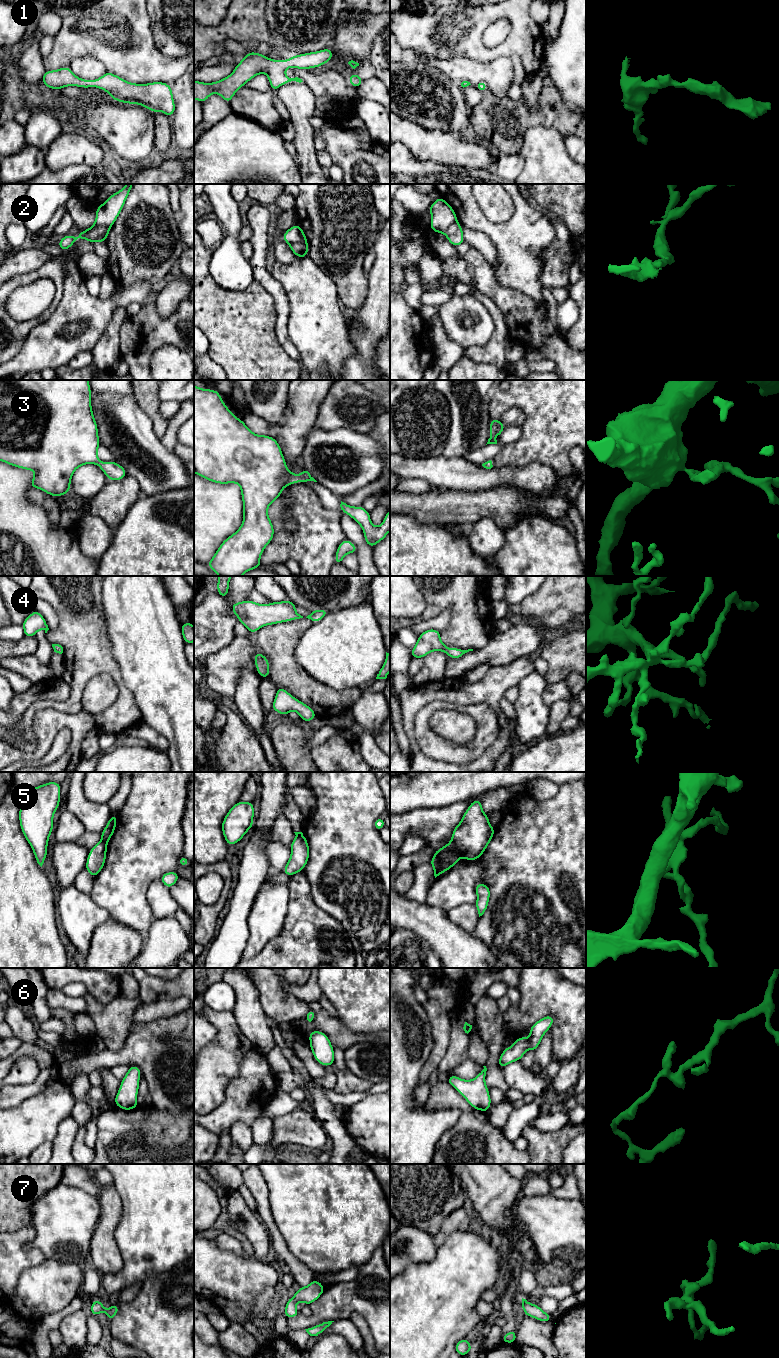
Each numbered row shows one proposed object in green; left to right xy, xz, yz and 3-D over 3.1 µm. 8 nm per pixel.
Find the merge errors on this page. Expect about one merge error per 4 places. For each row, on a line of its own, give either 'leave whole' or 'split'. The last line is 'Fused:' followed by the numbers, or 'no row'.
1: leave whole
2: split
3: leave whole
4: leave whole
5: split
6: leave whole
7: leave whole
Fused: 2, 5

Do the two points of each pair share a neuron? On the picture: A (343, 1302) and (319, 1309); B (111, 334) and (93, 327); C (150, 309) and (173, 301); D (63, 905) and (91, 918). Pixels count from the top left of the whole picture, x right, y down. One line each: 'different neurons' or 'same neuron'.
A: same neuron
B: different neurons
C: different neurons
D: same neuron

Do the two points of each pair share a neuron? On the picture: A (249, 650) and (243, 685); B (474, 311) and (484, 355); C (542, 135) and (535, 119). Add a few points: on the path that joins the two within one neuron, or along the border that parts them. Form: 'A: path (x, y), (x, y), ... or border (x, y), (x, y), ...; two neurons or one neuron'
A: border (257, 671), (243, 669), (237, 680), (235, 690); two neurons
B: border (495, 326), (493, 336), (484, 345), (466, 349); two neurons
C: border (560, 135), (552, 128), (531, 126), (522, 143); two neurons

